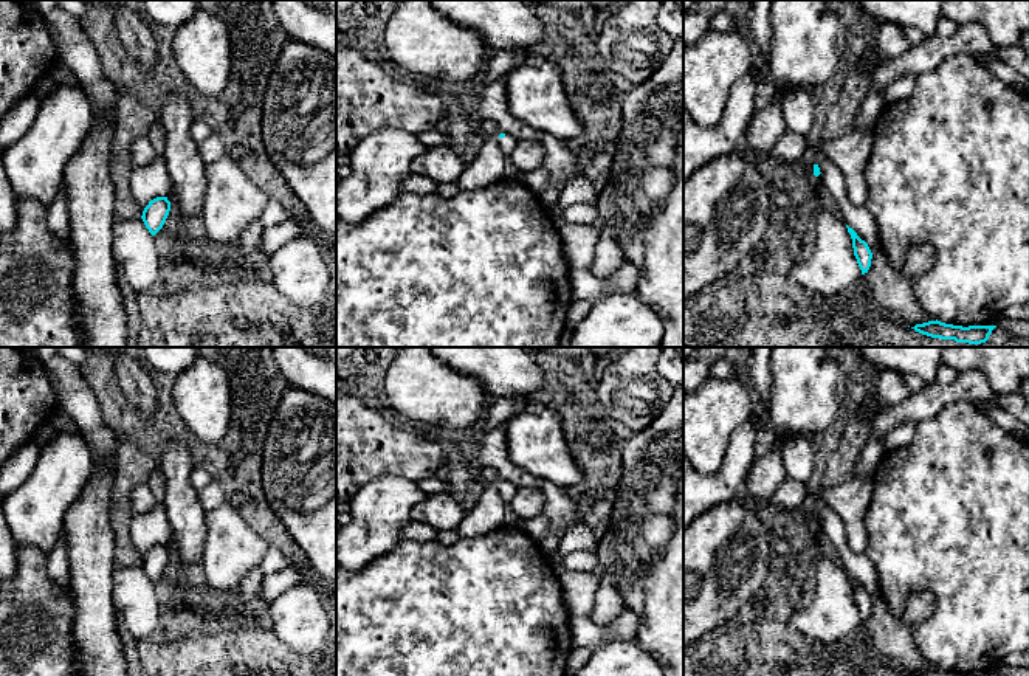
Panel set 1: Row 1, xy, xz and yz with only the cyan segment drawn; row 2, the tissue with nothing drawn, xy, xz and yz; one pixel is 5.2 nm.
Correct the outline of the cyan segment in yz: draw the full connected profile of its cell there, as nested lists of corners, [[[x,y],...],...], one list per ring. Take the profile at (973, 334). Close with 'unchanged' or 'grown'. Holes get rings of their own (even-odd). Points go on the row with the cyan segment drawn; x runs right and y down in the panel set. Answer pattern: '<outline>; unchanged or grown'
[[[928,321],[924,324],[916,324],[916,332],[941,340],[955,340],[956,343],[981,344],[989,340],[989,335],[996,326],[953,326],[941,321]]]; unchanged

